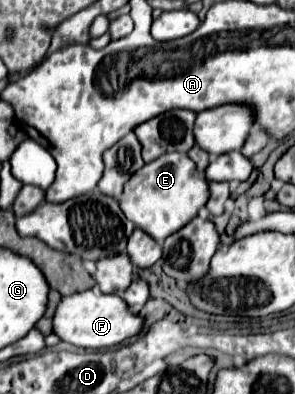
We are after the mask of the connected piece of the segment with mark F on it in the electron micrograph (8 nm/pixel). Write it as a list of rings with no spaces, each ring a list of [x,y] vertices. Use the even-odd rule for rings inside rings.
[[[87,289],[83,293],[75,293],[69,297],[63,297],[55,319],[53,319],[53,331],[67,343],[73,343],[83,349],[107,349],[121,345],[123,341],[135,337],[141,333],[145,325],[145,319],[135,315],[123,297],[119,295],[105,295],[97,289]]]

